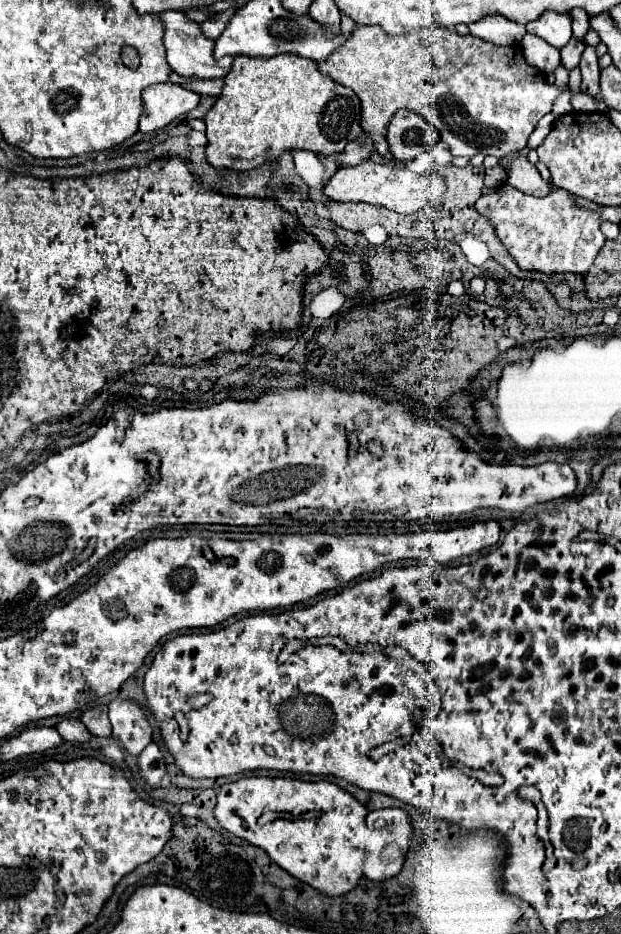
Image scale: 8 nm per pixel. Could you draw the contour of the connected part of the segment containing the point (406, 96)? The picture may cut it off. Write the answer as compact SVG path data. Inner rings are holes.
M358 27L352 35L324 61L318 61L322 75L350 87L362 103L360 127L374 141L381 156L389 155L386 140L388 121L398 109L408 109L422 115L432 127L438 129L440 139L448 143L452 155L474 157L476 153L494 155L498 159L512 151L522 151L528 143L536 123L550 113L552 103L560 89L548 85L544 73L528 65L520 45L494 45L472 35L460 37L454 31L416 31L416 35L388 35L380 27Z

